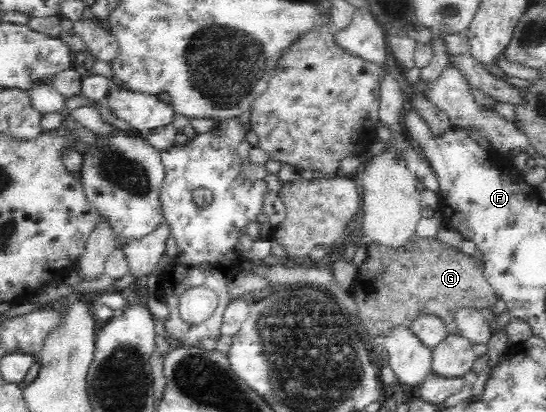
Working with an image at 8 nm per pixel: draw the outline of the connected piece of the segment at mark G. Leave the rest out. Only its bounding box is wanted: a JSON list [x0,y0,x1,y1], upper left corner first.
[352,234,499,337]

